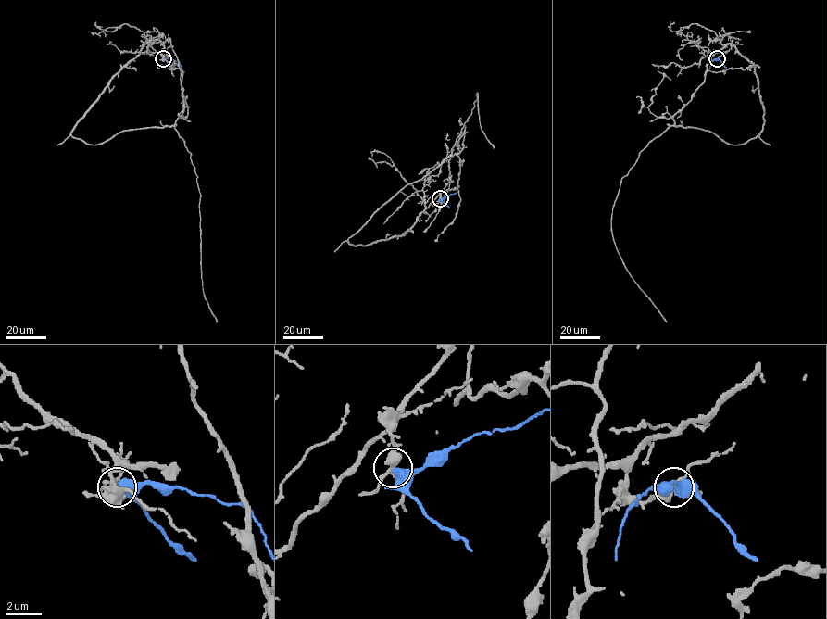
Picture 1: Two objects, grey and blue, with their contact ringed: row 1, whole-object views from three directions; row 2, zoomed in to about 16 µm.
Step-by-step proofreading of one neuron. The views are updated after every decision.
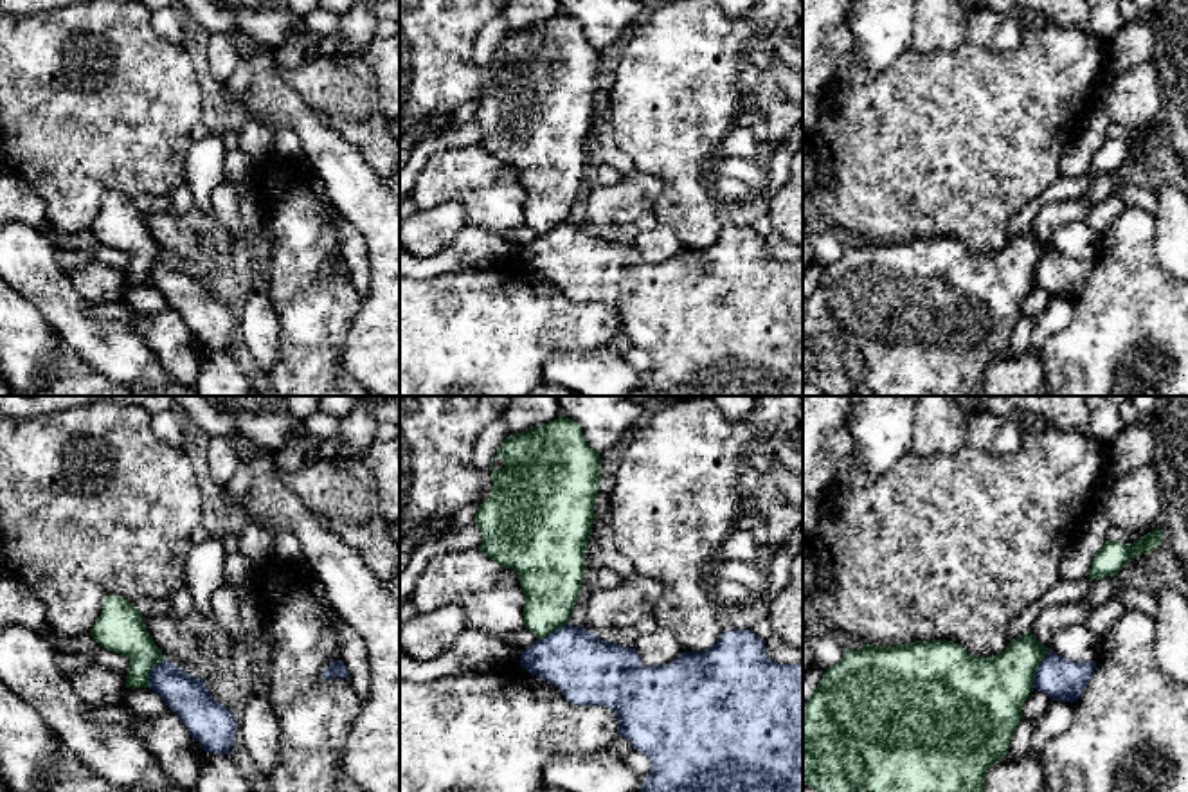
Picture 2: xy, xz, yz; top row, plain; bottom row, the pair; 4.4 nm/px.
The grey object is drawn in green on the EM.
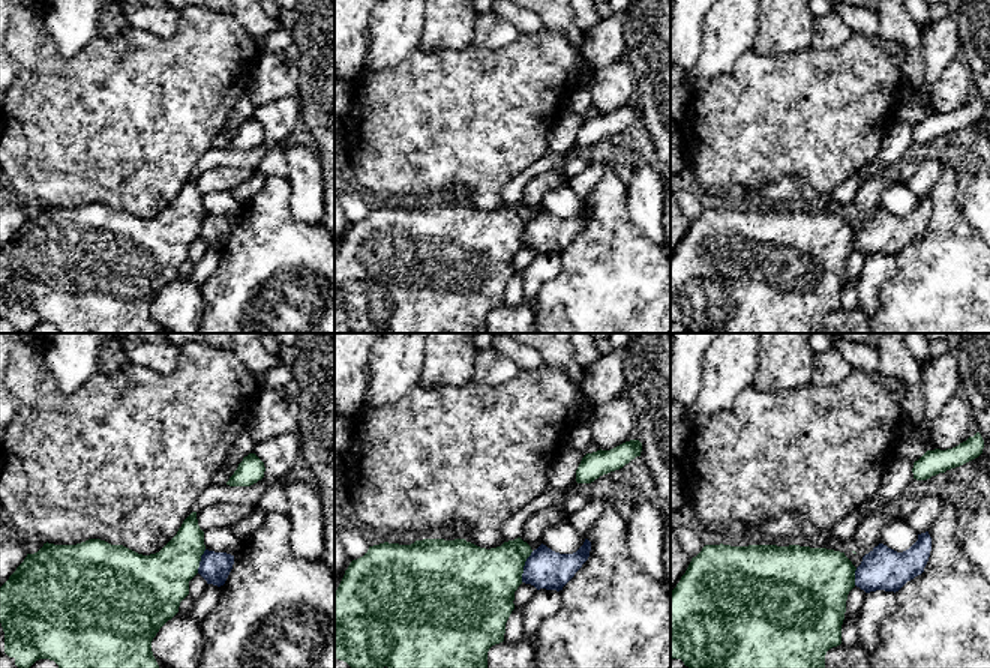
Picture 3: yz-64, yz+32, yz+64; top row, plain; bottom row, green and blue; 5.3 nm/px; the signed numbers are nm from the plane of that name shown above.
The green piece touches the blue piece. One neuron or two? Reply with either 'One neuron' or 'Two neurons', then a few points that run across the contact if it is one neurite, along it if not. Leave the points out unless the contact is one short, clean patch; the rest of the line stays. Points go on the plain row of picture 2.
Two neurons. Line: yz (1048, 245), (1035, 269), (1032, 285)

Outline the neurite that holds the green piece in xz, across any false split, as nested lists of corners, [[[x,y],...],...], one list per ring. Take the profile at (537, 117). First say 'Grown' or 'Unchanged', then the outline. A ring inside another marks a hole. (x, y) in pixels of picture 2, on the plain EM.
Unchanged. [[[565,13],[506,34],[491,56],[493,86],[473,115],[482,130],[477,146],[518,169],[526,191],[524,223],[538,236],[569,220],[580,193],[599,77],[599,50]]]

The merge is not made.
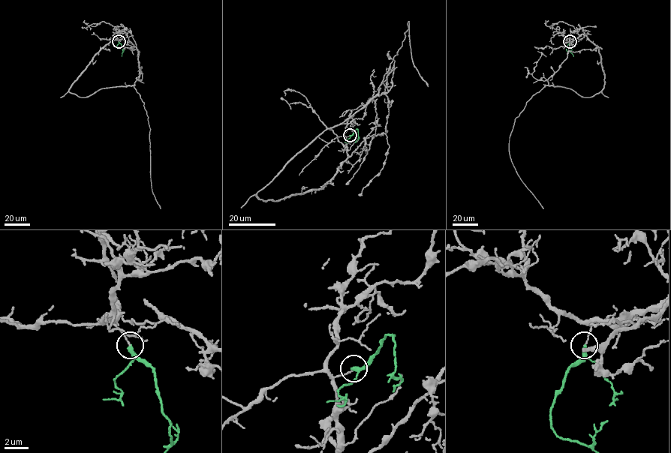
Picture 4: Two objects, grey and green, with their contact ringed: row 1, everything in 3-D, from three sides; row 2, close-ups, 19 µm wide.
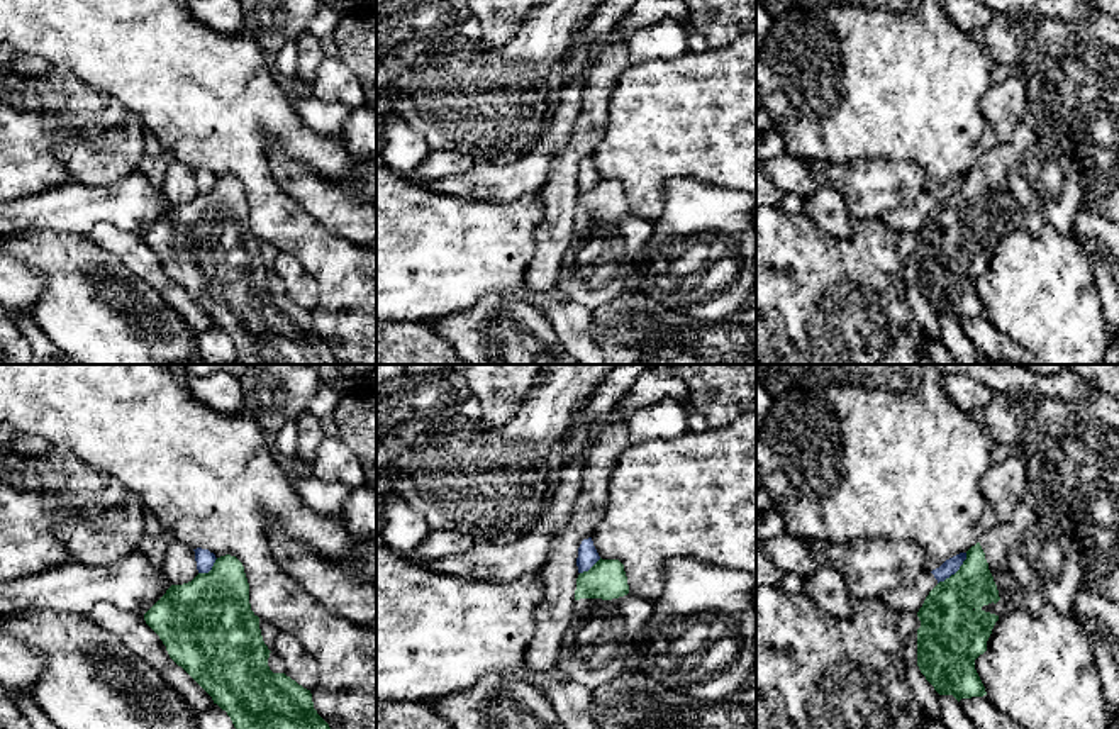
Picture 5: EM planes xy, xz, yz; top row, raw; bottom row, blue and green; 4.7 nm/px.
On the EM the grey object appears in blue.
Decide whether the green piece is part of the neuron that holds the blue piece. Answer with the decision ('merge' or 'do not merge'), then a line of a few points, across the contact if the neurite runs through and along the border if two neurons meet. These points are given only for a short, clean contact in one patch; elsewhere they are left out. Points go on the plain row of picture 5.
do not merge; line yz (967, 173), (962, 185), (938, 204)

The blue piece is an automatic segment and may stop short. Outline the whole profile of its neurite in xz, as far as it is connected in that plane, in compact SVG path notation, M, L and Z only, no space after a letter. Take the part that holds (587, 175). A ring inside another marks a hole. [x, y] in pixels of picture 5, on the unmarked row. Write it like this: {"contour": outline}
{"contour": "M592 158L583 159L578 168L576 186L578 193L588 192L600 180Z"}

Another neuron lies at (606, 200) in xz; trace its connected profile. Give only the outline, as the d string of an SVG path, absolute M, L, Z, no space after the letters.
M600 178L576 198L573 237L556 285L563 300L590 310L609 303L636 278L634 261L651 236L653 222L629 212L624 185L619 180Z

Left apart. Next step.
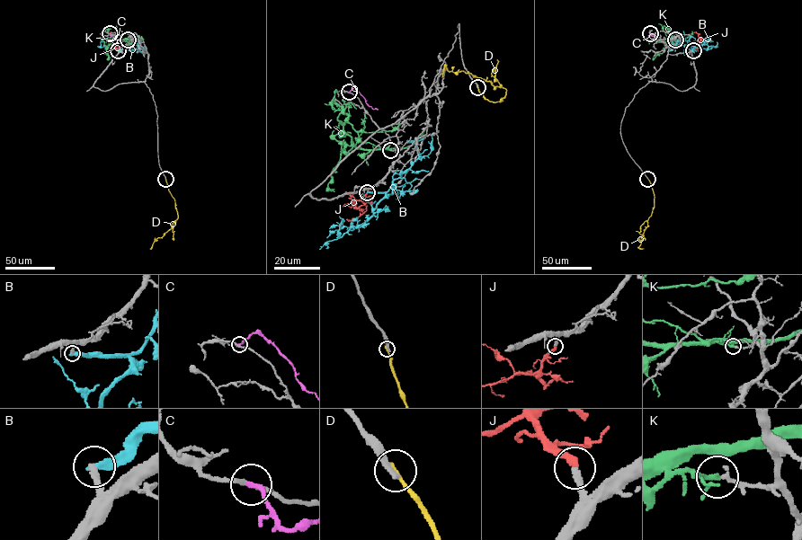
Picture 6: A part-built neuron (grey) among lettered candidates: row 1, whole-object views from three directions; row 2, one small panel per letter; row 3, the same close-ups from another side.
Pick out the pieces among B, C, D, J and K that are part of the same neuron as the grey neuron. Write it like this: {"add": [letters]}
{"add": ["J"]}

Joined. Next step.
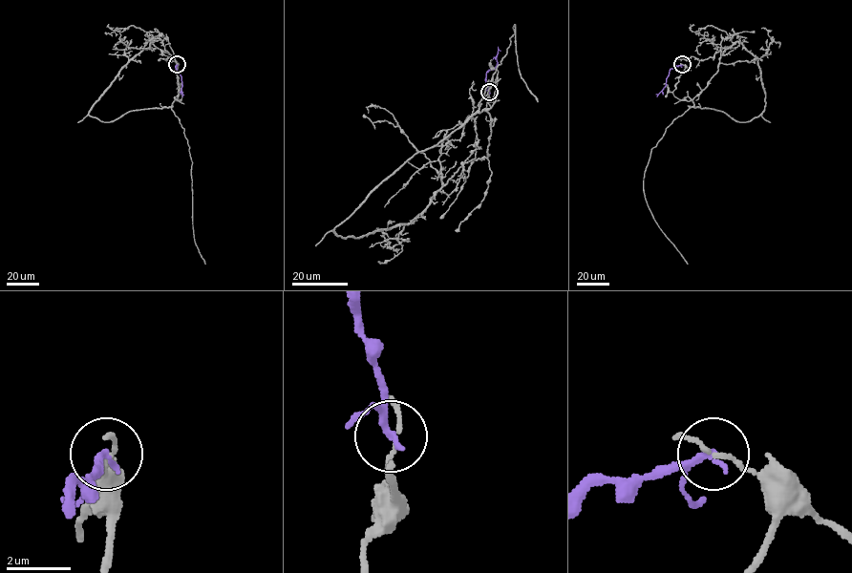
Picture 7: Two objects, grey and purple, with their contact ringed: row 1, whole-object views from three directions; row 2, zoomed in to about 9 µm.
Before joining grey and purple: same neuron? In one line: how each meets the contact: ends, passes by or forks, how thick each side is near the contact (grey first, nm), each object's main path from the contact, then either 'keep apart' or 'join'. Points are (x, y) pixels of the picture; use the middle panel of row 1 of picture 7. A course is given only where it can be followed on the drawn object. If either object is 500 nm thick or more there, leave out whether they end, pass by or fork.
grey passes by; purple ends; calibres 110 and 240 nm; course grey (489, 92), (497, 75), (490, 108), (382, 181), (344, 237), (411, 223), (441, 188), (392, 114), (368, 113); course purple (489, 92), (486, 73), (498, 63), (498, 48); keep apart

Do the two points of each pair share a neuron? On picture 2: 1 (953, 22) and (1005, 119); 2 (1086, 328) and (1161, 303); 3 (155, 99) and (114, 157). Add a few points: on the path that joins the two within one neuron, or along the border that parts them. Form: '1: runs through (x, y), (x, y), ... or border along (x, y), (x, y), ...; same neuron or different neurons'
1: border along (967, 38), (951, 51), (922, 53); different neurons
2: runs through (1104, 323), (1143, 321); same neuron
3: runs through (141, 114), (114, 143); same neuron

